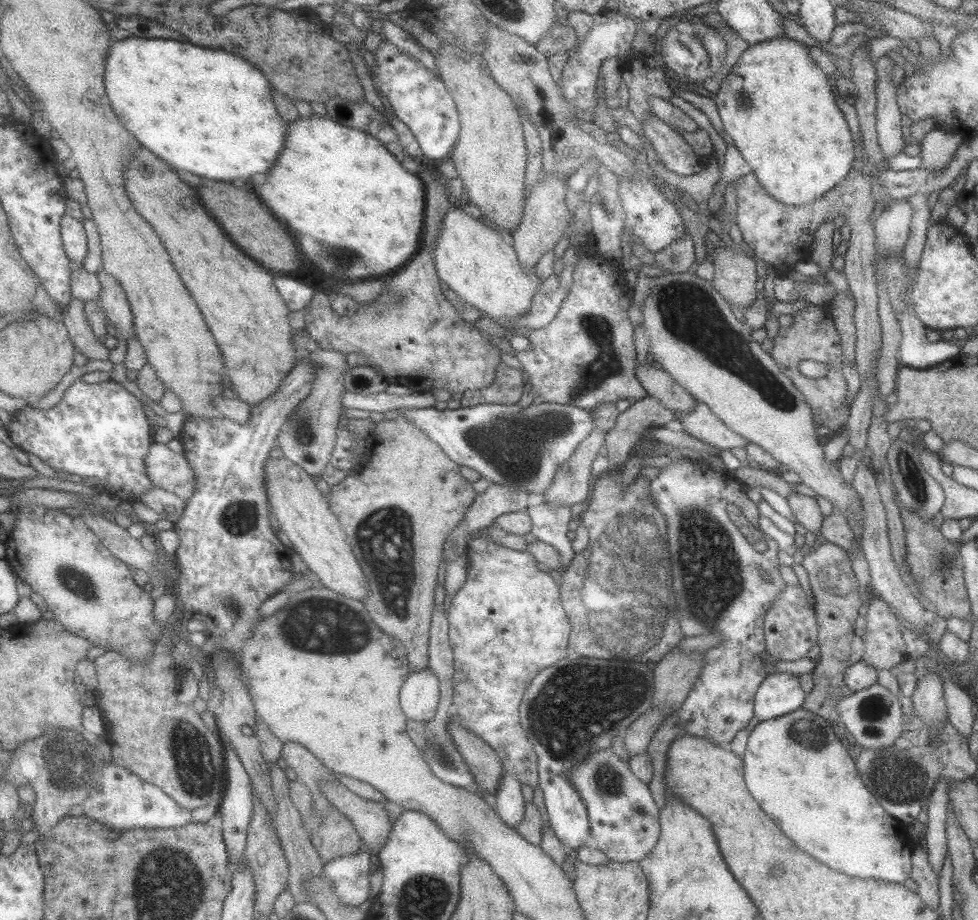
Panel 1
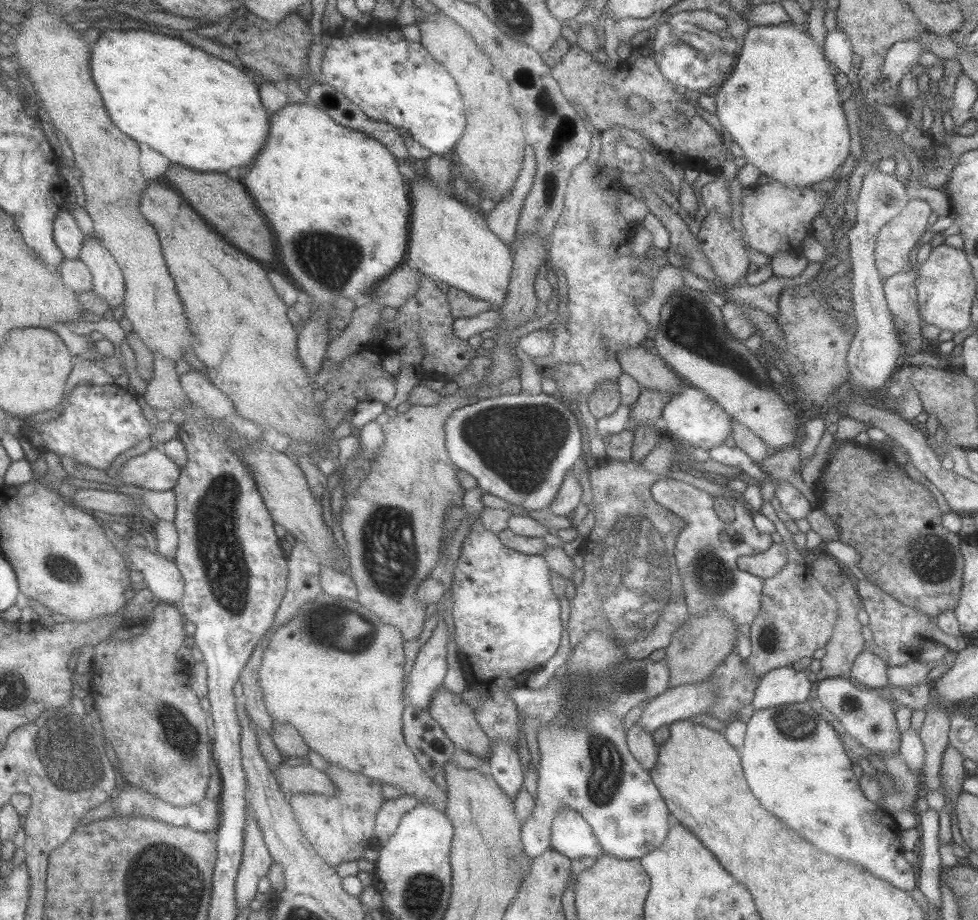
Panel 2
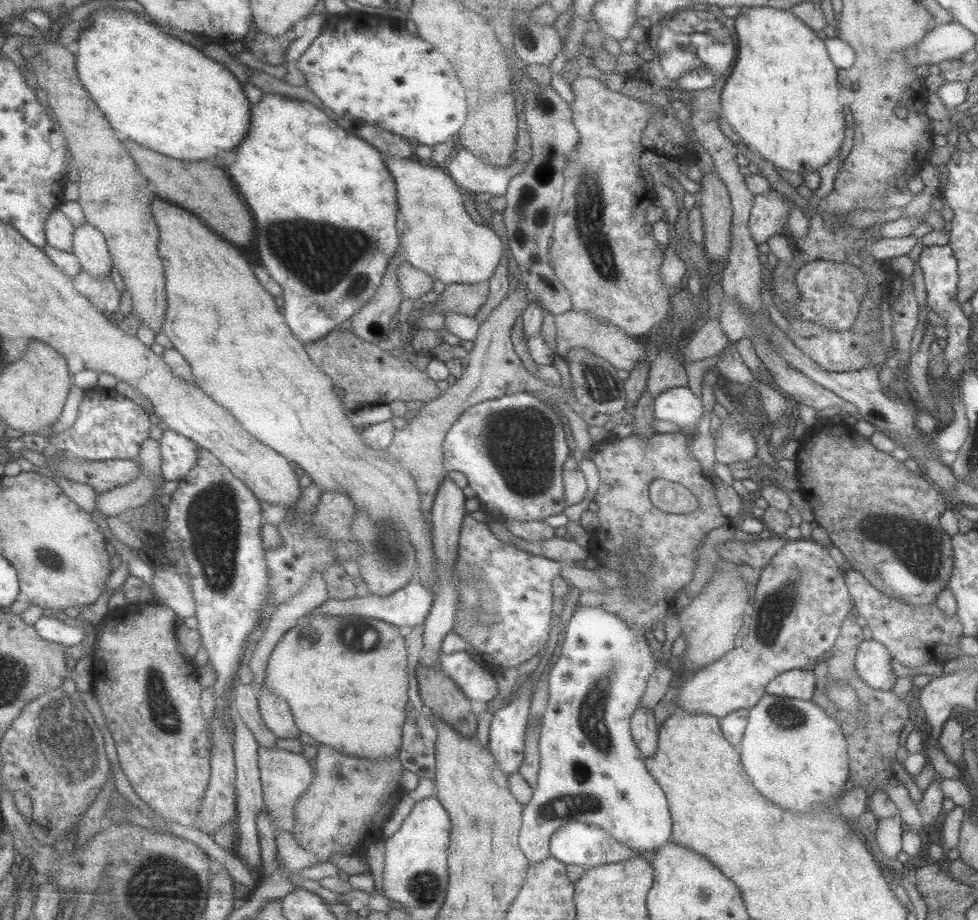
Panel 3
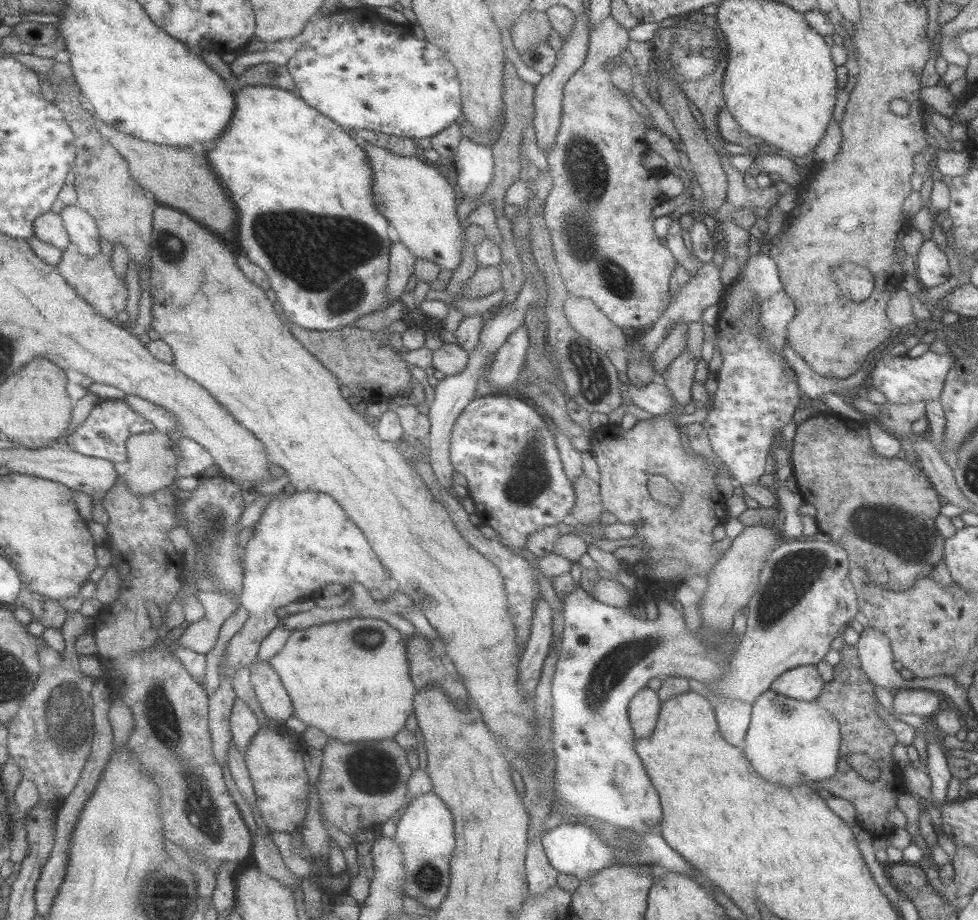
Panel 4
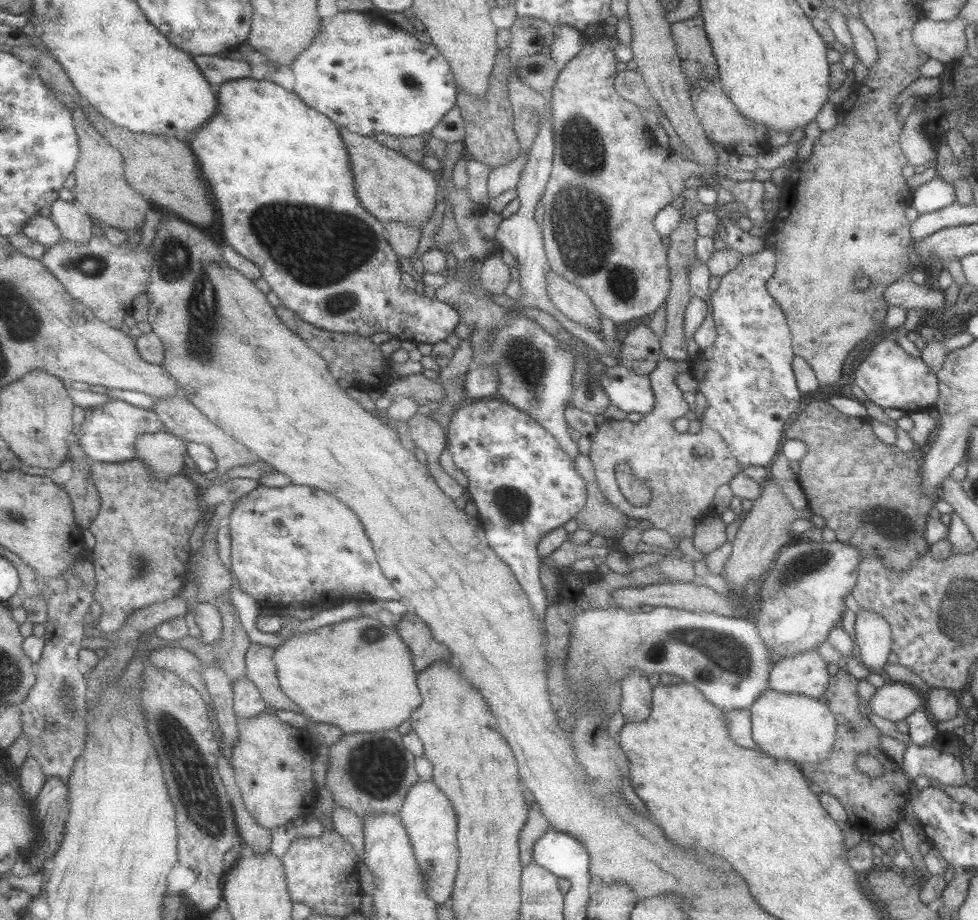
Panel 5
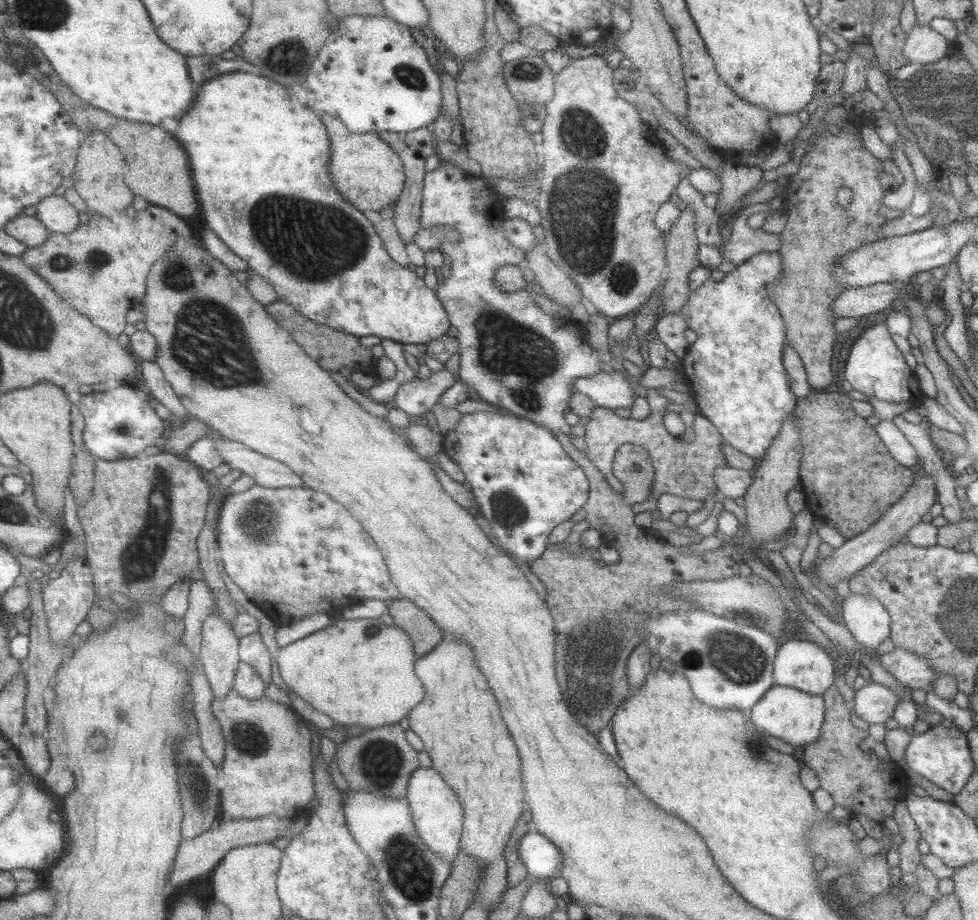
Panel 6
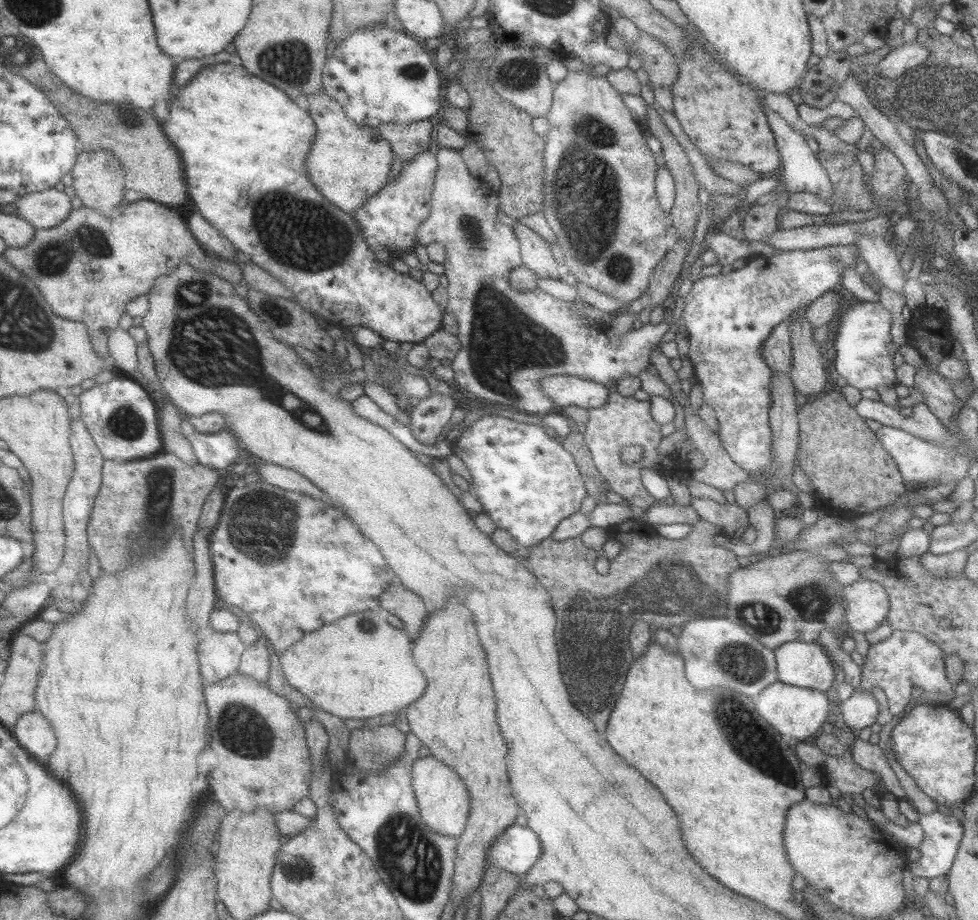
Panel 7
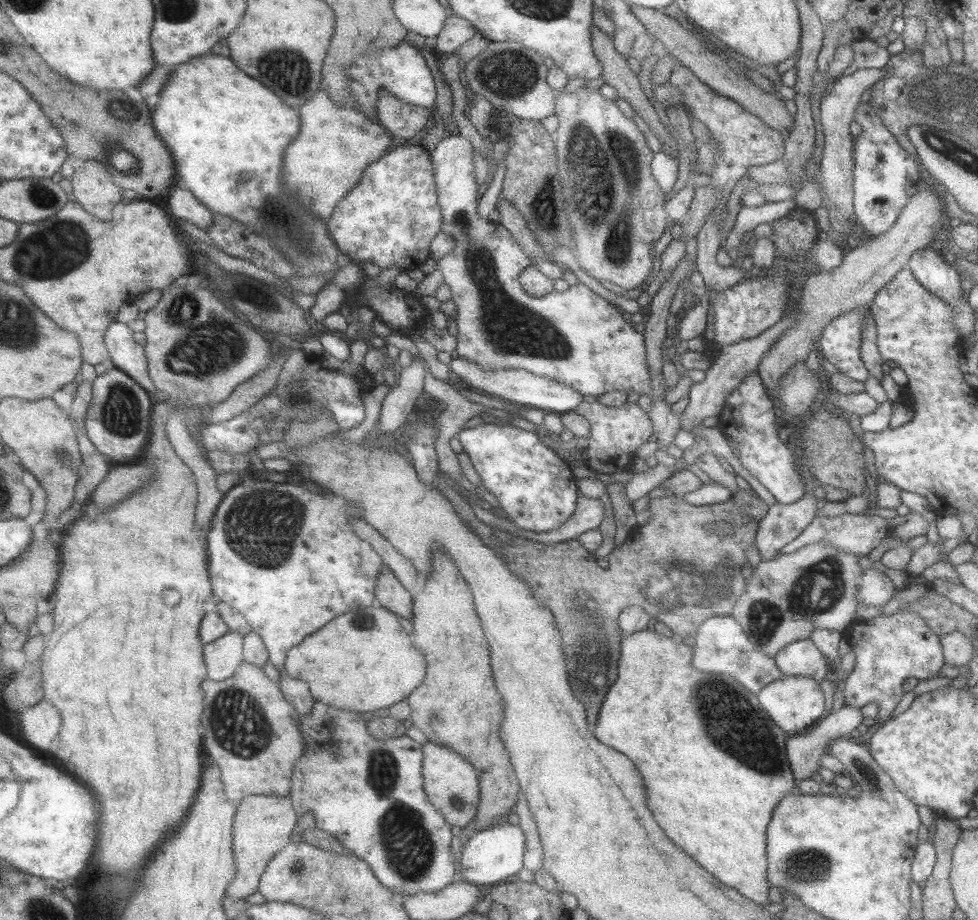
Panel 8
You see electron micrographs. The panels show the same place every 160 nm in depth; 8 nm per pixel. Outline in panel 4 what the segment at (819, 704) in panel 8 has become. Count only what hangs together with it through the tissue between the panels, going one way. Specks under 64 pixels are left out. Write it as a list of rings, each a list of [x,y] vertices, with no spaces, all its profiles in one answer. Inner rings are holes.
[[[769,689],[758,694],[751,705],[743,752],[767,782],[779,786],[805,784],[836,773],[839,727],[829,711],[815,705],[815,701],[795,700]]]

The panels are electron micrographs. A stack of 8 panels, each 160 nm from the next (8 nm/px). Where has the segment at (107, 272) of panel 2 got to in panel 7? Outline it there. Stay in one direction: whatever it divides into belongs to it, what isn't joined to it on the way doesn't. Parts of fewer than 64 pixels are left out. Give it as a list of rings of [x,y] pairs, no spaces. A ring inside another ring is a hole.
[[[57,188],[25,194],[14,202],[21,218],[33,223],[37,229],[59,226],[72,213],[71,198]]]

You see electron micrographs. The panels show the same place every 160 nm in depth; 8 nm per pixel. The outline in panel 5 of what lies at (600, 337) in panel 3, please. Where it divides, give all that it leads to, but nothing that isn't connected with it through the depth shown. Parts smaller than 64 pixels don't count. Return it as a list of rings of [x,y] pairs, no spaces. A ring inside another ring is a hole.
[[[549,267],[545,271],[545,292],[553,306],[571,322],[596,333],[601,325],[597,309],[590,298],[574,284],[554,273]]]

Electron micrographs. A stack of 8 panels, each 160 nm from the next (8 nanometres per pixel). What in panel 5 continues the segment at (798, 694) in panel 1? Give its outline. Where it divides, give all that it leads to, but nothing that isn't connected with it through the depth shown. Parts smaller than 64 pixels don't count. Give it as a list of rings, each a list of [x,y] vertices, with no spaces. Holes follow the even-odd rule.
[[[815,649],[787,656],[770,667],[768,688],[818,699],[829,684],[827,665]]]

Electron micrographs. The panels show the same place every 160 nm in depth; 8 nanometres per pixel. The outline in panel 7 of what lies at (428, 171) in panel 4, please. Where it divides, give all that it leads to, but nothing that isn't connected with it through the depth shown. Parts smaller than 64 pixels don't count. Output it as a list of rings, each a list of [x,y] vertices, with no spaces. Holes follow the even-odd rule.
[[[319,92],[313,96],[307,96],[307,114],[312,118],[315,125],[315,134],[313,142],[305,157],[305,172],[309,177],[311,184],[328,200],[333,206],[349,214],[368,197],[375,194],[377,190],[382,189],[389,180],[389,166],[394,156],[390,144],[381,138],[378,127],[367,125],[356,125],[350,121],[343,112],[341,106],[333,98],[327,98],[327,94]]]

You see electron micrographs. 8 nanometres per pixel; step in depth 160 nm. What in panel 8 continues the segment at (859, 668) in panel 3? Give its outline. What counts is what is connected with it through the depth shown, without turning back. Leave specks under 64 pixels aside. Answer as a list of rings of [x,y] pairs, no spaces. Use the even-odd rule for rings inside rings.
[[[873,567],[862,572],[857,586],[856,599],[858,604],[865,603],[876,607],[883,607],[897,591],[893,587],[892,581],[881,570]]]

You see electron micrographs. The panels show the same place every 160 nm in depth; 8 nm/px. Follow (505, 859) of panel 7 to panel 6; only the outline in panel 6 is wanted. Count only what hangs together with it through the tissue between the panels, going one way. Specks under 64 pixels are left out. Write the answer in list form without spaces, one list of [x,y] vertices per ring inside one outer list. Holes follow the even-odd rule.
[[[529,830],[519,837],[516,849],[529,876],[542,880],[559,876],[560,852],[537,830]]]

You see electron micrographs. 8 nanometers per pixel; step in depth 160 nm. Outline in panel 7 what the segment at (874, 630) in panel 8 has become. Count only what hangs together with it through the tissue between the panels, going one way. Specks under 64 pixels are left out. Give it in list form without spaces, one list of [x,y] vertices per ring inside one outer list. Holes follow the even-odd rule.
[[[894,630],[884,640],[870,644],[860,669],[860,683],[852,690],[871,693],[871,688],[881,688],[888,702],[888,711],[893,717],[901,714],[905,704],[911,699],[909,692],[912,686],[919,686],[925,692],[939,692],[954,698],[953,685],[946,677],[944,669],[943,651],[933,641],[915,631]]]

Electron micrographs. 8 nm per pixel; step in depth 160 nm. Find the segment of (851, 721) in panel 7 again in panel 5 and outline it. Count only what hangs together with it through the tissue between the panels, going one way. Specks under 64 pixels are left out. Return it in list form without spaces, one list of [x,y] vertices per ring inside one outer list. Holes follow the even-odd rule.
[[[886,681],[868,698],[867,706],[878,717],[897,723],[913,709],[924,709],[925,697],[901,682]]]

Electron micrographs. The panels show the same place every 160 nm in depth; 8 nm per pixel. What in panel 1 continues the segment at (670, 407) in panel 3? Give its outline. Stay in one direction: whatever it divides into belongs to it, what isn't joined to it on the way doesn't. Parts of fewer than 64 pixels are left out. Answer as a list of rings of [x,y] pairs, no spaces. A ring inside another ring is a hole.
[[[697,401],[690,411],[677,414],[677,419],[683,432],[717,449],[731,450],[747,446],[748,442],[741,435],[729,430],[702,402]]]

